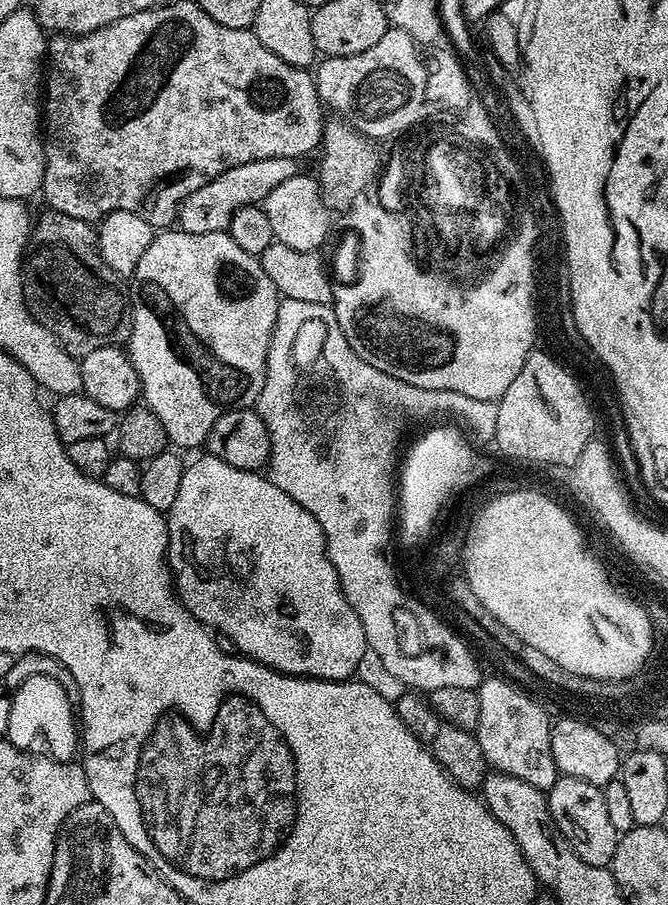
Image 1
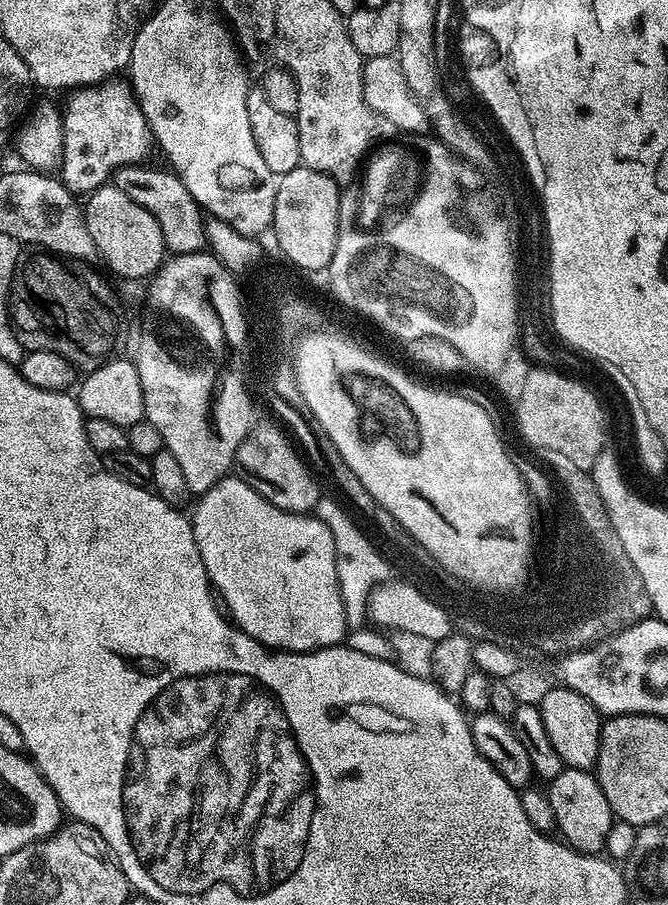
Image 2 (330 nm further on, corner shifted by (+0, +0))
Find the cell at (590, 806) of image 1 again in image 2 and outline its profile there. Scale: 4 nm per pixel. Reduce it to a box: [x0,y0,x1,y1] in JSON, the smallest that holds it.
[546,768,614,853]

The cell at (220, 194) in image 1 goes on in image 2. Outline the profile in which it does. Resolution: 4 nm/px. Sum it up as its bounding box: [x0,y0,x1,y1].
[111,163,205,256]

